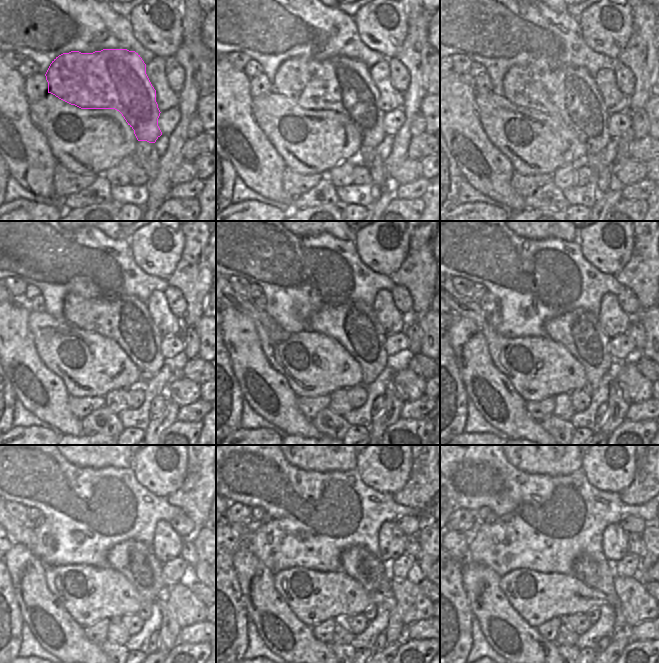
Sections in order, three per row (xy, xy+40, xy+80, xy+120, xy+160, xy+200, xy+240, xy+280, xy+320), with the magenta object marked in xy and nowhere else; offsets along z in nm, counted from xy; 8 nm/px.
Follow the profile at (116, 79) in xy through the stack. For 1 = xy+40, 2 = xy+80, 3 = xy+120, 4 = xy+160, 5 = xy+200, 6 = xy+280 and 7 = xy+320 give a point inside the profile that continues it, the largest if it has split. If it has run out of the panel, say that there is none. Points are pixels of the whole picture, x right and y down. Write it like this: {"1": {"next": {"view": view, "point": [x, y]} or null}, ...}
{"1": {"next": {"view": "xy+40", "point": [341, 84]}}, "2": {"next": {"view": "xy+80", "point": [570, 94]}}, "3": {"next": {"view": "xy+120", "point": [127, 321]}}, "4": {"next": {"view": "xy+160", "point": [354, 325]}}, "5": {"next": {"view": "xy+200", "point": [580, 331]}}, "6": {"next": {"view": "xy+280", "point": [357, 562]}}, "7": {"next": {"view": "xy+320", "point": [585, 569]}}}

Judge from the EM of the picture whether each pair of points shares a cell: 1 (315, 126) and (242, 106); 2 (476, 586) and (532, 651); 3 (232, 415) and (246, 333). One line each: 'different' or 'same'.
1: different
2: same
3: different

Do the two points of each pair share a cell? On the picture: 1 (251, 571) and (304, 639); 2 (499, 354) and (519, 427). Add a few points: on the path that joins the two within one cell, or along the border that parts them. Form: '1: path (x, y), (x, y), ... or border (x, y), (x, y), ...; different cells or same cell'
1: path (264, 577), (264, 599), (283, 618); same cell
2: border (490, 355), (493, 364), (509, 380), (517, 394); different cells

